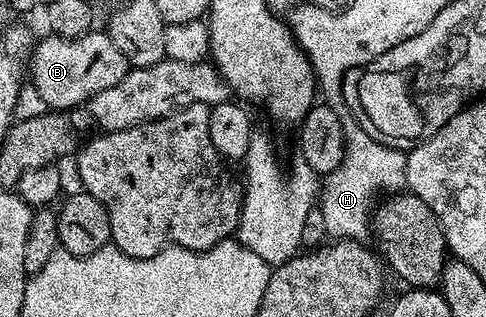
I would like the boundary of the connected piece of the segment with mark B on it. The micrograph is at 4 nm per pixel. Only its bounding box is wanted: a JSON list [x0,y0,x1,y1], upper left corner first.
[30,32,130,112]

